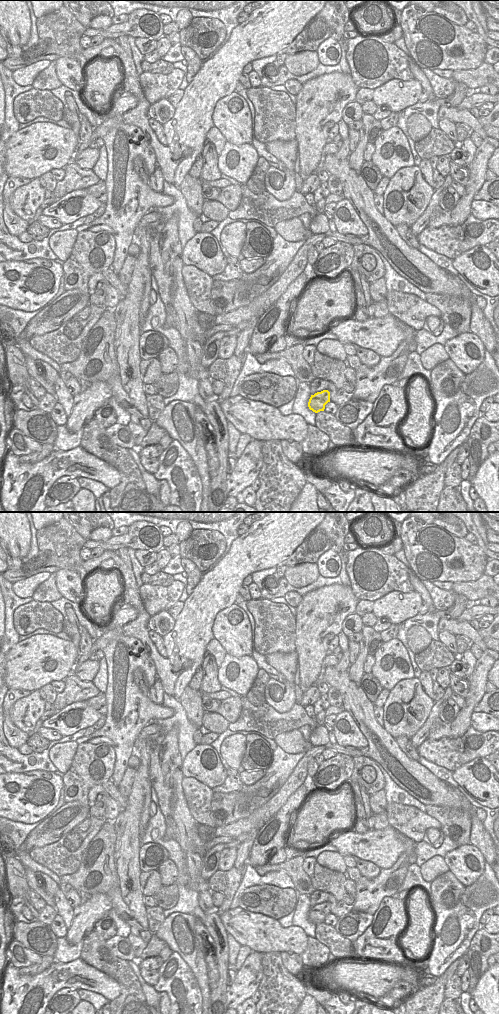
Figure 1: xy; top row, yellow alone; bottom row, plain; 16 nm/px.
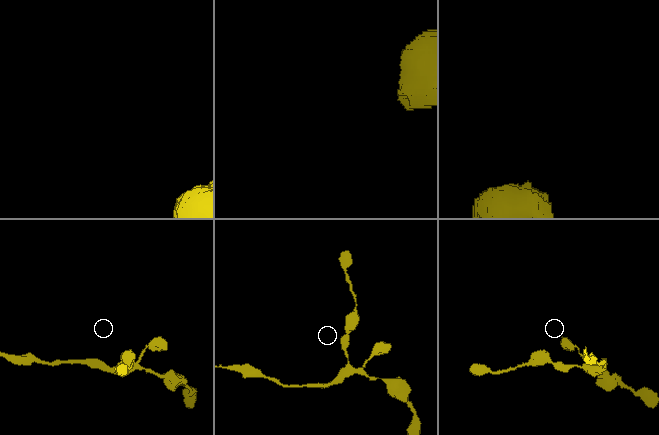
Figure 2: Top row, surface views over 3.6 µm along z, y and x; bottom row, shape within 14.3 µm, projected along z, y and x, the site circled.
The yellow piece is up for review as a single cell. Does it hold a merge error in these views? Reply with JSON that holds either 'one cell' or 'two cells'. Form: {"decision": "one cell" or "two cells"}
{"decision": "one cell"}

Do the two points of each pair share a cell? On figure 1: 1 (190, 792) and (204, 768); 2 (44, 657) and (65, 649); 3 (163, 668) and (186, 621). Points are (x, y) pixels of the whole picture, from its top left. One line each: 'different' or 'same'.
1: different
2: same
3: different

